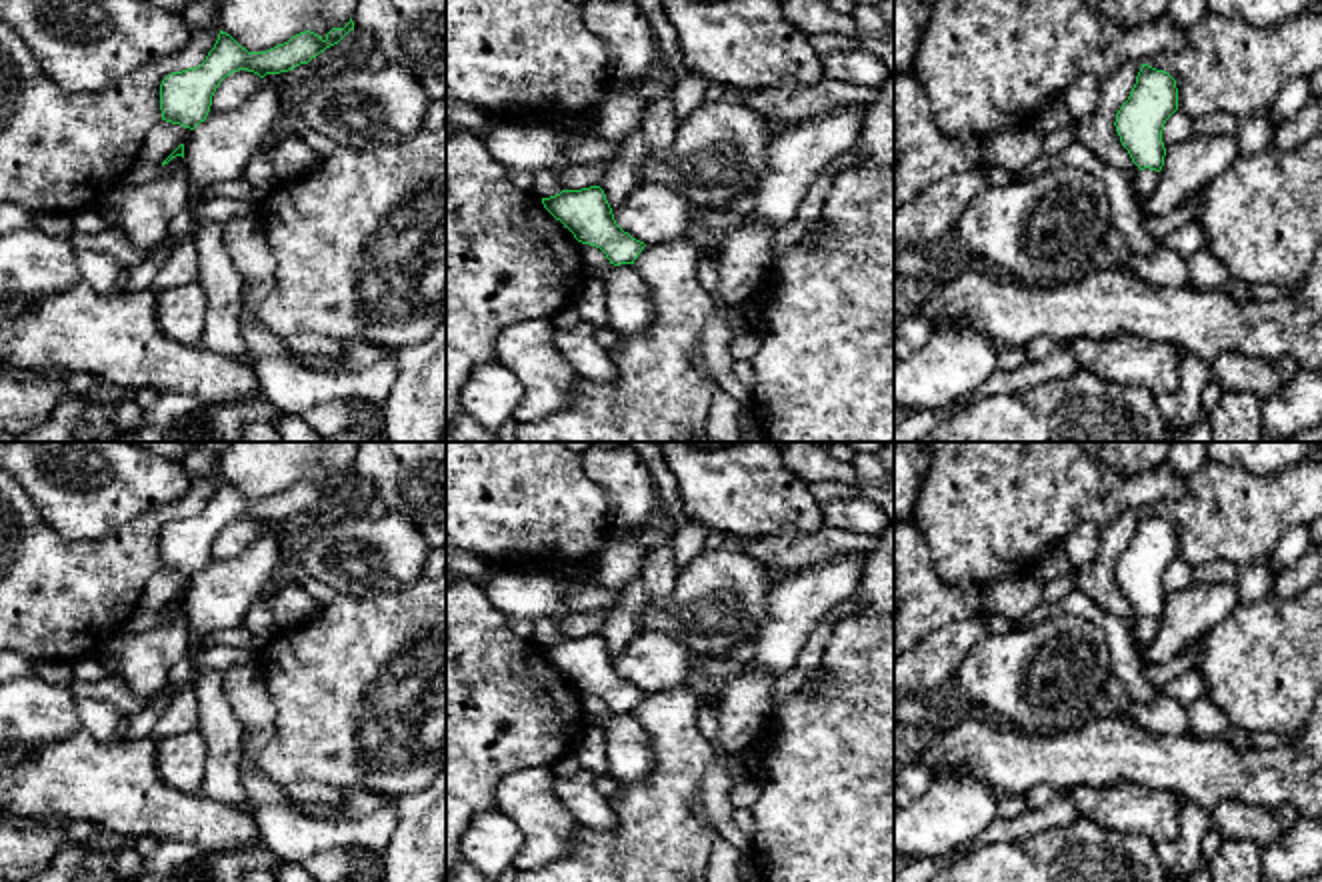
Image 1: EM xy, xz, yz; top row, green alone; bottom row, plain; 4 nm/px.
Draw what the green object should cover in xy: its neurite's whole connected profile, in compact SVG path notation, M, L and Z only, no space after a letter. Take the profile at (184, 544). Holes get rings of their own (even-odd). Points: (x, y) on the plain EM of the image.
M352 466L344 476L332 476L324 486L306 478L266 500L248 500L220 478L214 496L200 514L172 520L162 528L162 568L194 578L206 568L216 536L232 520L248 518L264 526L294 518L338 492L350 478L354 478Z

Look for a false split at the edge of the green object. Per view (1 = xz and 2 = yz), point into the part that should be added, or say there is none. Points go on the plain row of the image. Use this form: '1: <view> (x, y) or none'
1: none
2: none

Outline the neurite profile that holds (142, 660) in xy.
M172 606L160 622L142 634L114 634L104 650L114 660L110 676L120 678L140 700L154 698L168 684L170 668L192 652L186 608Z

